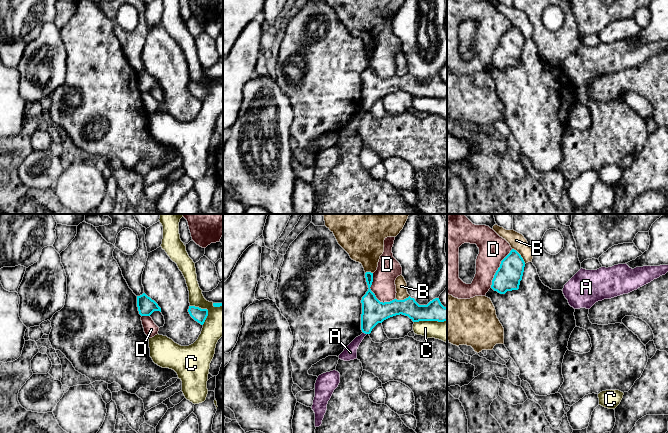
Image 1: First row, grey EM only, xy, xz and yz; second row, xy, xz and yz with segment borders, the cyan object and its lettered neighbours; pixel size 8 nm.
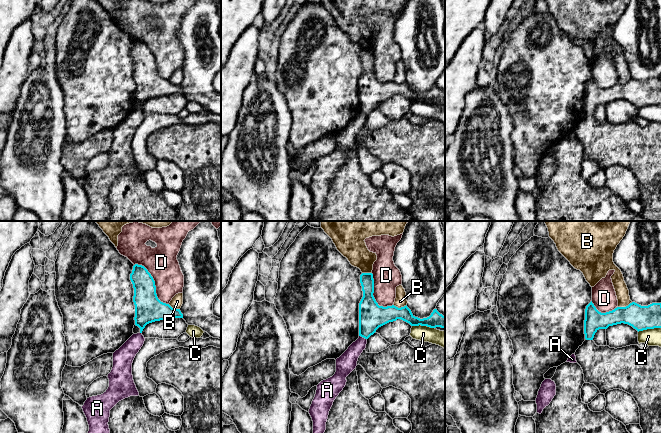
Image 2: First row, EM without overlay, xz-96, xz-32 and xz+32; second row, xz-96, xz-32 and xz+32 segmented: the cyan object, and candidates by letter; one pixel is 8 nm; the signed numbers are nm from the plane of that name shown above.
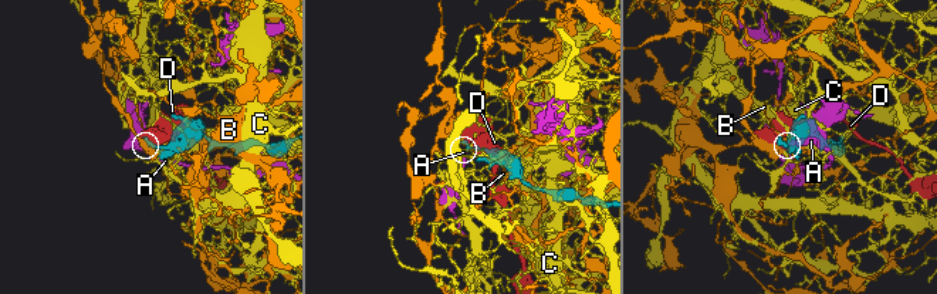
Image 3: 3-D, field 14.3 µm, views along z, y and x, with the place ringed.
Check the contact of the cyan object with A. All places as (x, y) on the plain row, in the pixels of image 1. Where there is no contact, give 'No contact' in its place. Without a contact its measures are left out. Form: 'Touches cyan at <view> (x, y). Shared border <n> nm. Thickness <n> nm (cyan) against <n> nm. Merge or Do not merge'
Touches cyan at xz (365, 109). Shared border 40 nm. Thickness 190 nm (cyan) against 110 nm. Do not merge

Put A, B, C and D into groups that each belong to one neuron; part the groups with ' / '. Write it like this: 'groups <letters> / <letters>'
groups A / B / C / D

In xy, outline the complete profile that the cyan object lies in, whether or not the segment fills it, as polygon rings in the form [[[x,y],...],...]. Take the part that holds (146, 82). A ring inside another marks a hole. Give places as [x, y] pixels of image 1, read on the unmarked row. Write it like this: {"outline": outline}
{"outline": [[[145,69],[137,72],[137,83],[141,92],[150,92],[154,87],[160,87],[158,80]]]}

